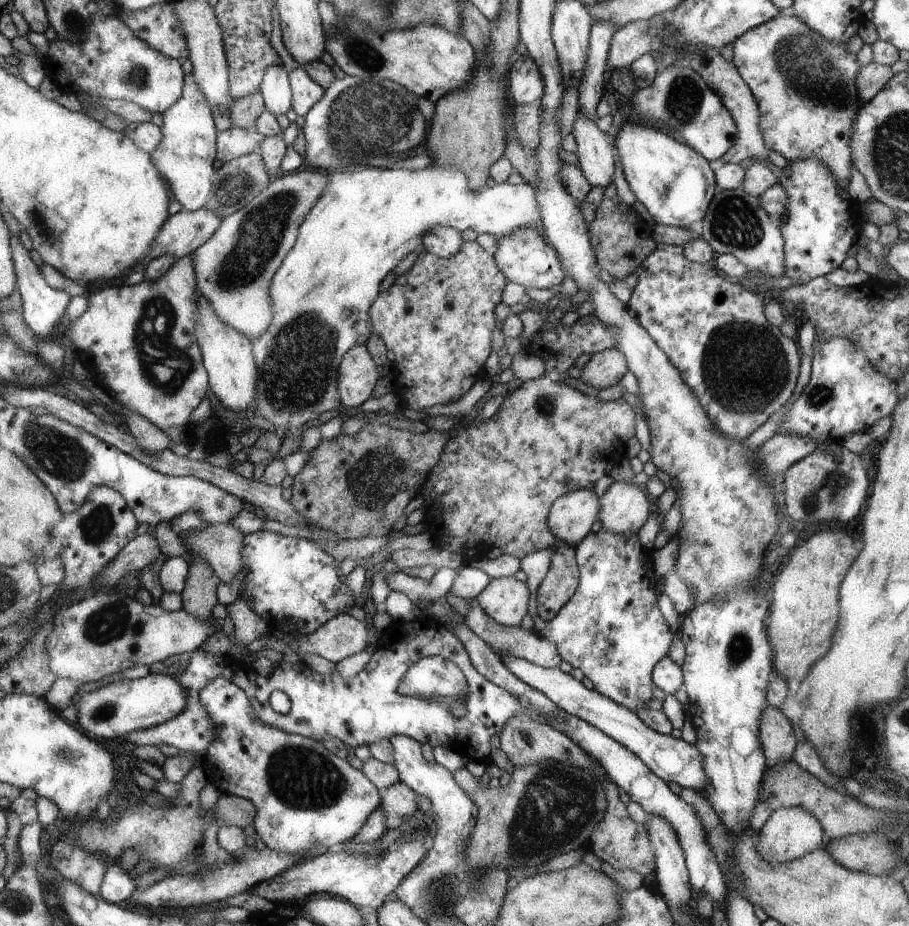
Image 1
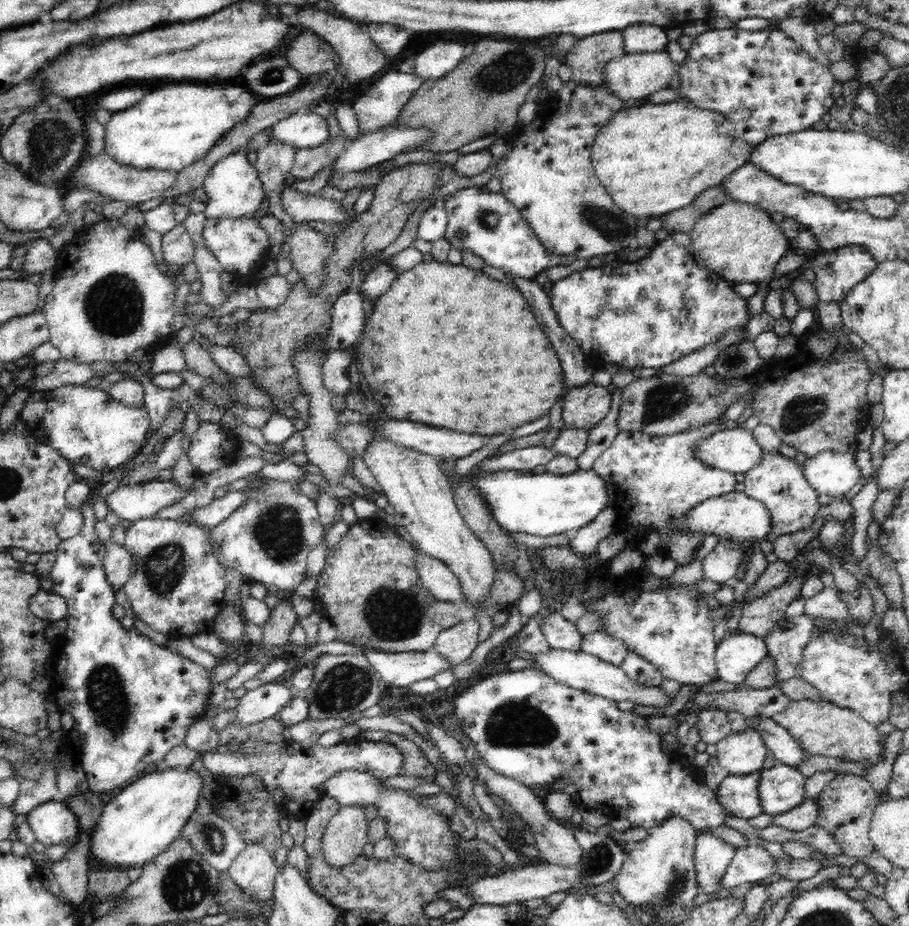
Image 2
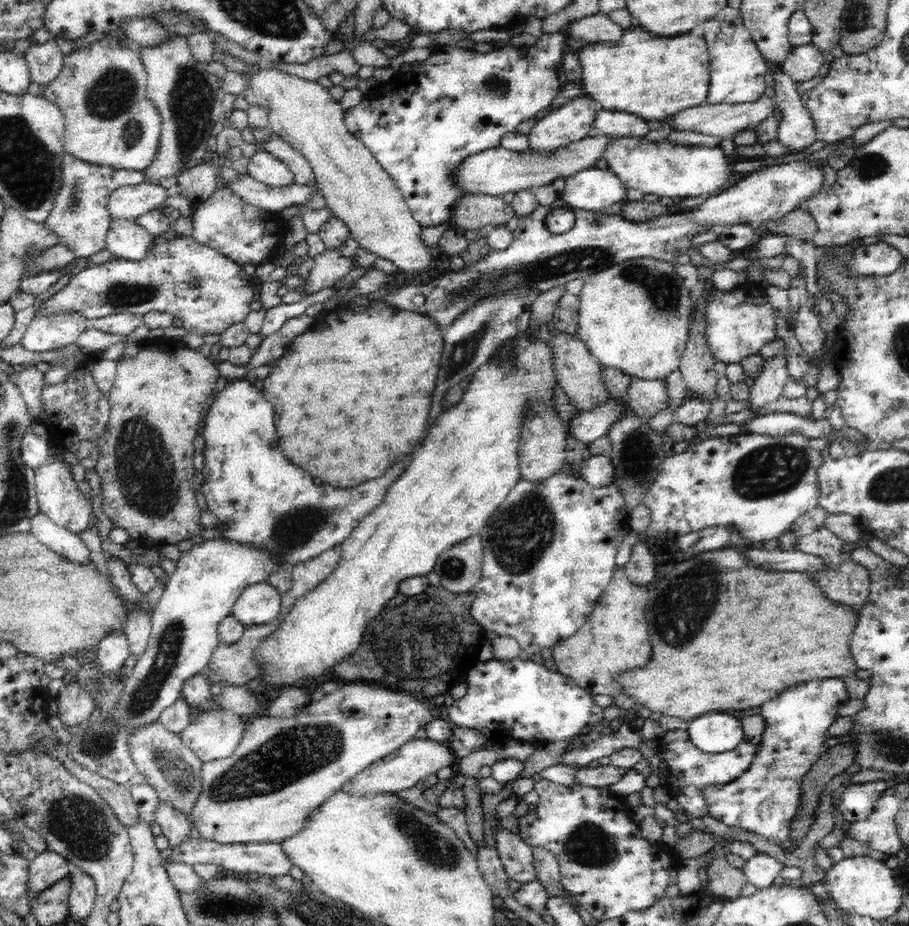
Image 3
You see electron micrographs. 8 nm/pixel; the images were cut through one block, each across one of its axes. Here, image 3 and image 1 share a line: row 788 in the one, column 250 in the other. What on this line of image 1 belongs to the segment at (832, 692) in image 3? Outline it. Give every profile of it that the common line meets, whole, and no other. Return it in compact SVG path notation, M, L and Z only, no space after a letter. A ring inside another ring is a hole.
M216 678L200 690L199 696L210 718L218 726L216 738L206 748L200 767L219 793L250 800L257 811L252 826L270 850L304 854L318 846L328 849L339 847L356 836L369 817L381 807L380 791L364 773L351 766L348 760L329 752L322 741L292 735L260 722L249 698L236 684L226 678Z

